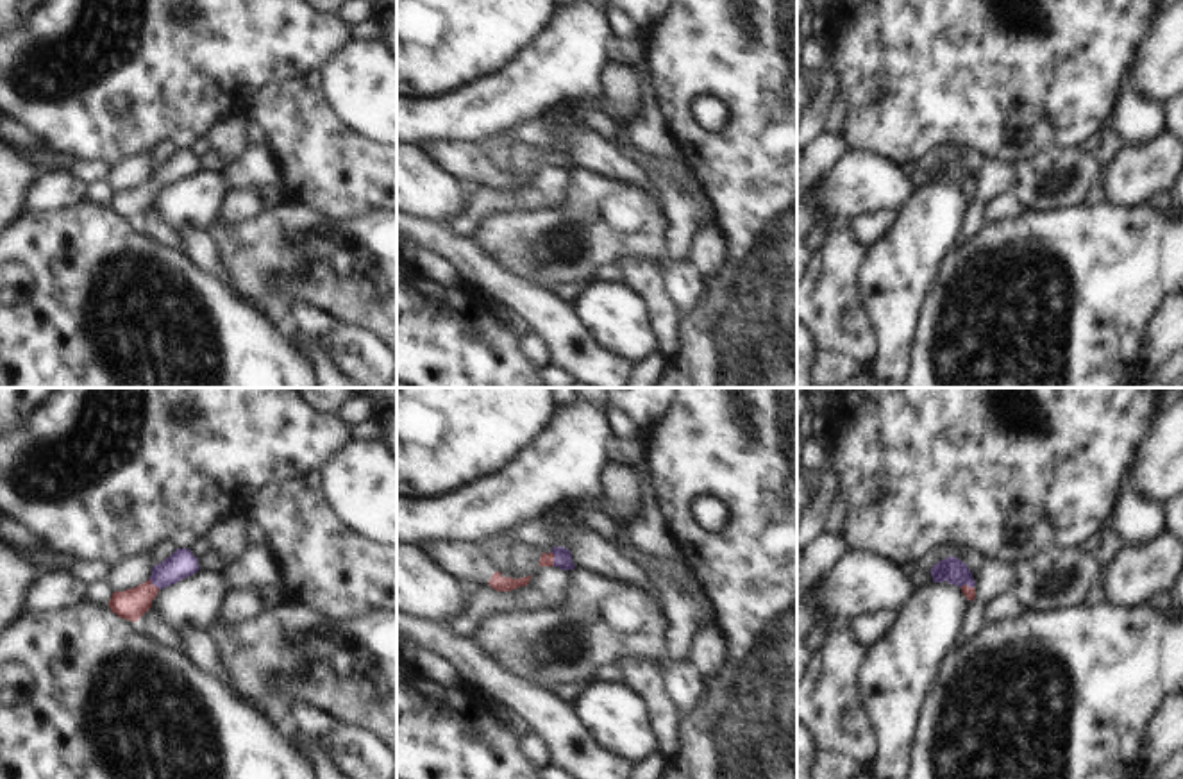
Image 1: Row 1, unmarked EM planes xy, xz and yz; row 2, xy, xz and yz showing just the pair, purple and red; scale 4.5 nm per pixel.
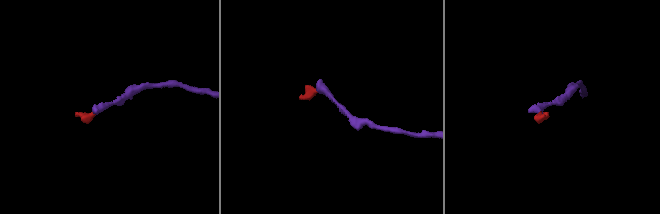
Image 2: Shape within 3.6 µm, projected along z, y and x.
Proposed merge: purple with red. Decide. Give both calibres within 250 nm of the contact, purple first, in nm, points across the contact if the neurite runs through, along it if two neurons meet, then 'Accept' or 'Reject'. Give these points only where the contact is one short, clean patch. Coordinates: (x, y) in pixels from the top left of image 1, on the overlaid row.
Thickness 120 nm (purple) against 140 nm. Path across: xy (181, 563), (154, 585), (131, 604). Accept

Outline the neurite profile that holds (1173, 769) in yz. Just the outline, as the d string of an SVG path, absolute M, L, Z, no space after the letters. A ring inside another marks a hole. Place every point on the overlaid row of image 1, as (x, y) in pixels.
M1183 752L1172 754L1156 770L1154 779L1181 779L1183 777Z

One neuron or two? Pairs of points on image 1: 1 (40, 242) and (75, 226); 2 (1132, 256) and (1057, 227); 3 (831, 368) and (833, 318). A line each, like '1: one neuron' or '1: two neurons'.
1: one neuron
2: one neuron
3: two neurons

